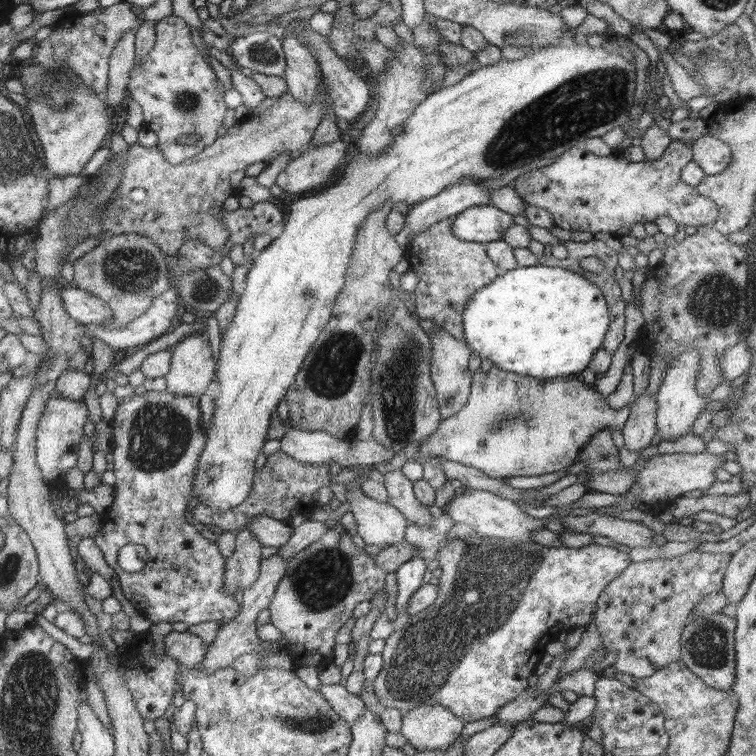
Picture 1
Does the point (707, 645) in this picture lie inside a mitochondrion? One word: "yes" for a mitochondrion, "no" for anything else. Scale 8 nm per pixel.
yes

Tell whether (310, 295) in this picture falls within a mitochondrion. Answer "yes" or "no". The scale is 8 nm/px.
yes

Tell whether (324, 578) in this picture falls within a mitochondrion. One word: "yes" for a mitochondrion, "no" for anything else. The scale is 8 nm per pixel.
yes

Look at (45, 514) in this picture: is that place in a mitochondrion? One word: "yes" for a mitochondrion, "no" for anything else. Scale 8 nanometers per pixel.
no

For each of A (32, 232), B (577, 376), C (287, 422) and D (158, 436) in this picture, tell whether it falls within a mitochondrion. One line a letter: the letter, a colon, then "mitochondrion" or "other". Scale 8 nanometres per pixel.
A: other
B: other
C: other
D: mitochondrion

